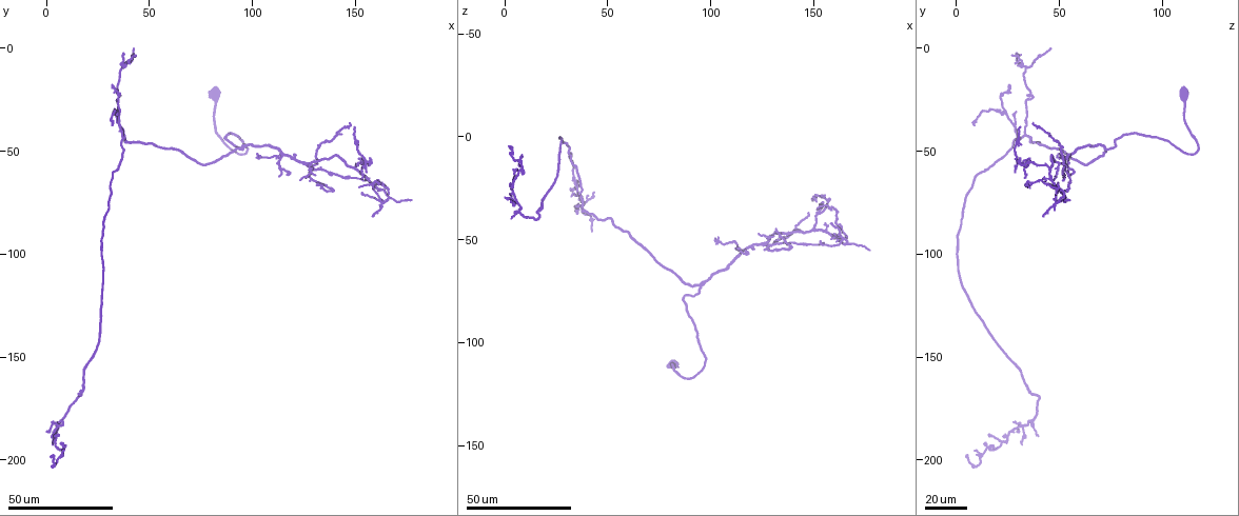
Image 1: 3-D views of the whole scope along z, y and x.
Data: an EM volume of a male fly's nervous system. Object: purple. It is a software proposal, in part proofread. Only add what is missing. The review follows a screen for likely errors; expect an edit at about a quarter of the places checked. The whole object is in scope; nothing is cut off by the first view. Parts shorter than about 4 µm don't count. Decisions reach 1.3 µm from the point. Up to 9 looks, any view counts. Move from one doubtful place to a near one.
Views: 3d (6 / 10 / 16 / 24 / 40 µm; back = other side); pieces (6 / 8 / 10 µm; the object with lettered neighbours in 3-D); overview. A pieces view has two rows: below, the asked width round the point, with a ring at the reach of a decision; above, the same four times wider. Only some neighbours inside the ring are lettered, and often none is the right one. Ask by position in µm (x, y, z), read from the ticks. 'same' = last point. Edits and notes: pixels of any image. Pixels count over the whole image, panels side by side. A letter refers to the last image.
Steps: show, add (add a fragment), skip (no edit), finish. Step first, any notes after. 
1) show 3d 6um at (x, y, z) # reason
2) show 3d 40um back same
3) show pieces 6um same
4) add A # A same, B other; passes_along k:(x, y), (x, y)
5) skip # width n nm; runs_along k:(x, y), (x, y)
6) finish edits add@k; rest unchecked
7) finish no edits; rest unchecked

show 3d 40um at (4, 193, 32) # tapers out

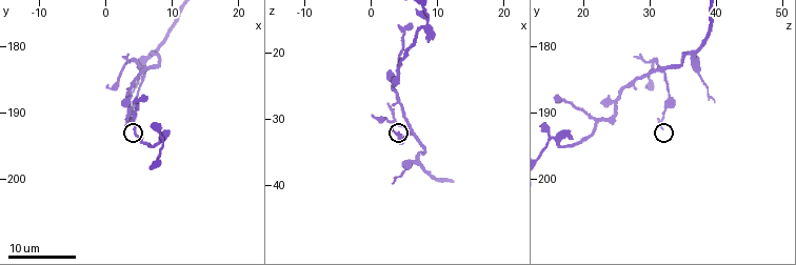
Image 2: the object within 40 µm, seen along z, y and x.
show pieces 6um at (3.0, 192.5, 32.0) # what lies round it

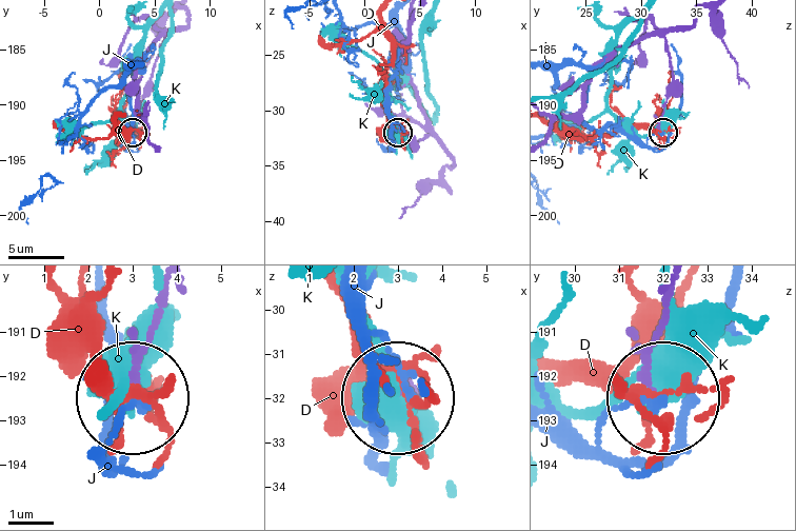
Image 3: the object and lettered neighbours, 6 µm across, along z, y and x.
skip # D other, J other, K other; runs_along 3:(695, 18), (665, 38), (672, 92), (662, 130); none of them fits

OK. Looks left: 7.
show 3d 24um at (2, 199, 4) # end of a long branch

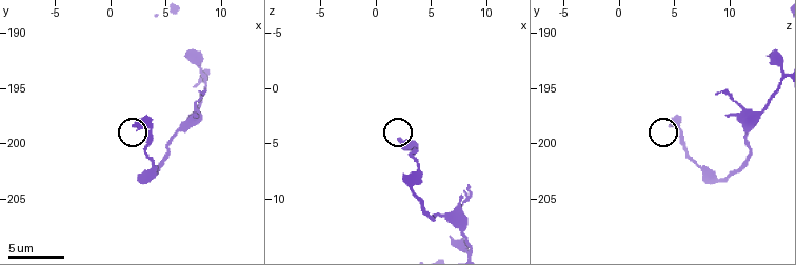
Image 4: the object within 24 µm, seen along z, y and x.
show pieces 10um at (2.2, 198.4, 4.8) # see the neighbours

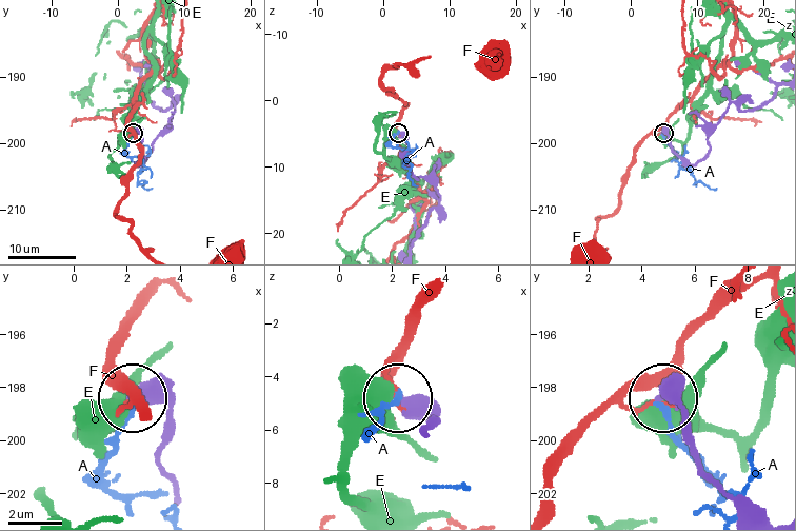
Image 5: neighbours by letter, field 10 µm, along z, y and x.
skip # width 360 nm; A other, E other, F other; none of them fits

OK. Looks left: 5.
show 3d 24um at (42, 1, 45) # branch stops here

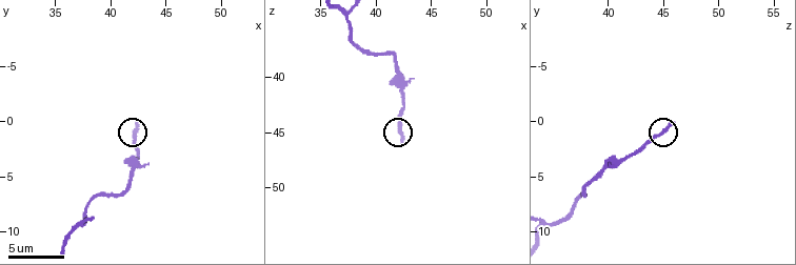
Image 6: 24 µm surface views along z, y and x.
show pieces 10um at (42.4, 0.2, 45.8) # see the neighbours

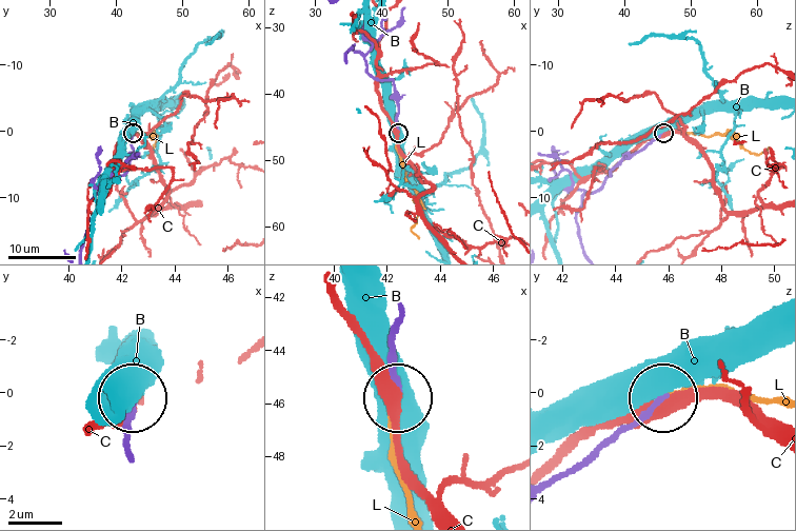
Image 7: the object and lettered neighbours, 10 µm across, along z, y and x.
skip # B other, C other, L other; runs_along 7:(581, 199), (597, 190), (622, 160), (662, 133); no lettered fragment goes on from it

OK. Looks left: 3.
show 3d 40um at (157, 53, 32) # branch stops here

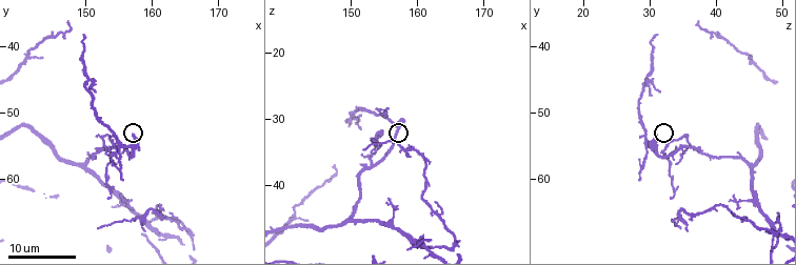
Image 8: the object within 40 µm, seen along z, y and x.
show pieces 6um at (157.5, 53.5, 30.5)

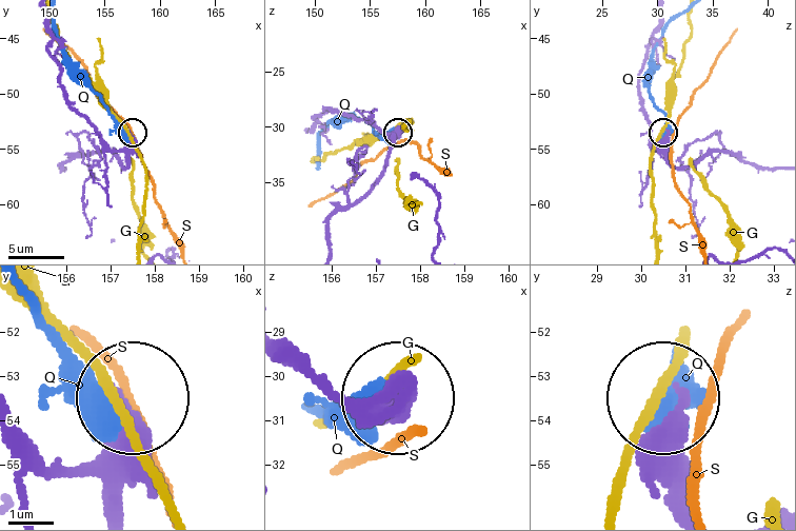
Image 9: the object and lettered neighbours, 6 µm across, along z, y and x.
skip # G other, Q other, S other; runs_along 9:(113, 506), (124, 408); no lettered fragment goes on from it

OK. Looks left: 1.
finish no edits; rest unchecked

